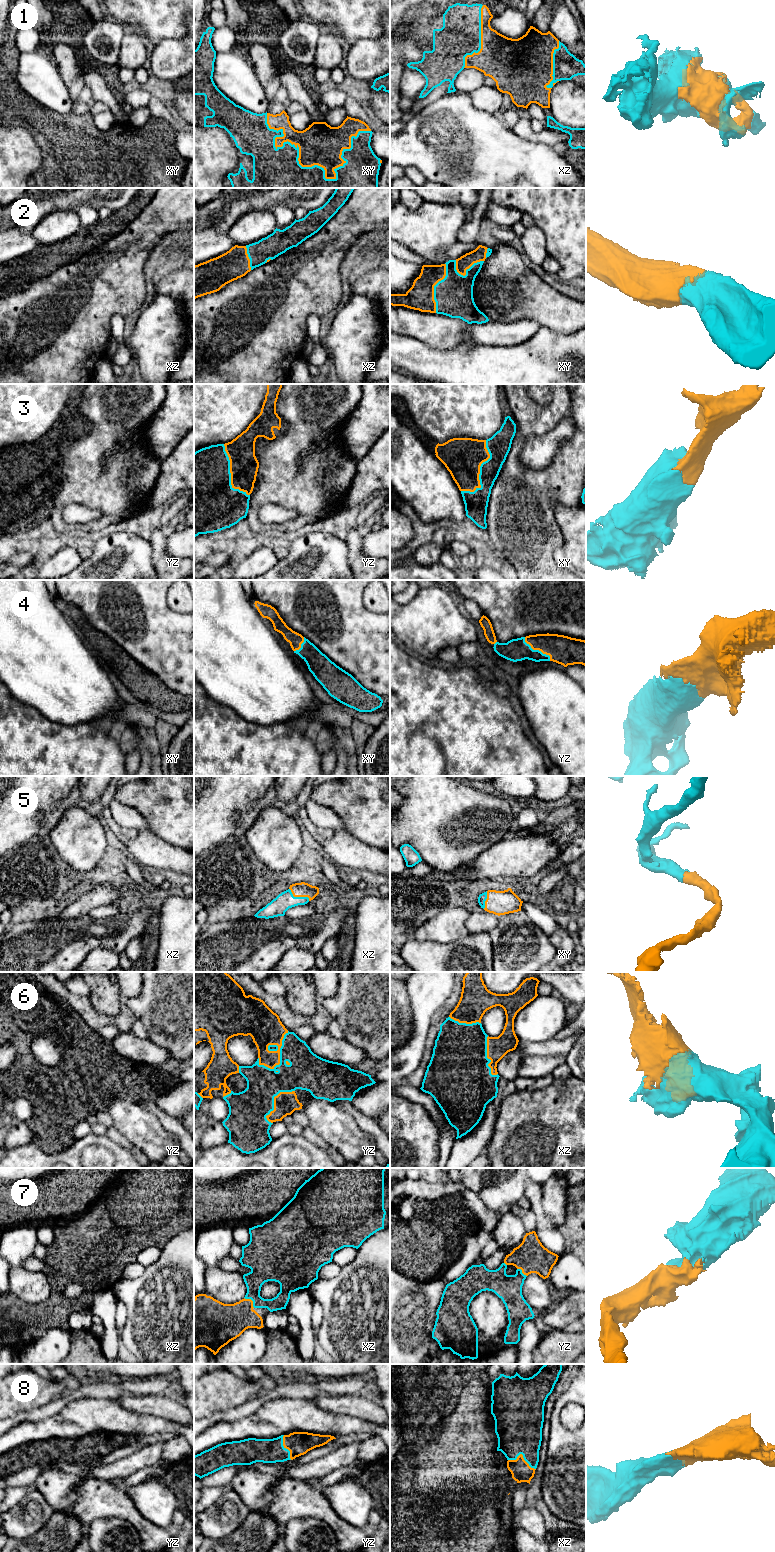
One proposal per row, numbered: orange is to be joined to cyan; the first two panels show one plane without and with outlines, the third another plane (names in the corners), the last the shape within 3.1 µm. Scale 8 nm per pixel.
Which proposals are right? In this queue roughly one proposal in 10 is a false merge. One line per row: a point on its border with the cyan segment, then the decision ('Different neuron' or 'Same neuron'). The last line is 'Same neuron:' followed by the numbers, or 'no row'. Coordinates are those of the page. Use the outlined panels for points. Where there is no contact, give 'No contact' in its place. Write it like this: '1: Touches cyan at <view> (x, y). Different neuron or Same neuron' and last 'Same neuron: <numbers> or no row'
1: Touches cyan at xy (310, 167). Same neuron
2: Touches cyan at xy (434, 287). Same neuron
3: Touches cyan at xy (480, 472). Same neuron
4: Touches cyan at yz (537, 650). Same neuron
5: Touches cyan at xz (298, 897). Same neuron
6: Touches cyan at yz (280, 1057). Same neuron
7: Touches cyan at xz (251, 1299). Same neuron
8: Touches cyan at xz (523, 1456). Same neuron
Same neuron: 1, 2, 3, 4, 5, 6, 7, 8

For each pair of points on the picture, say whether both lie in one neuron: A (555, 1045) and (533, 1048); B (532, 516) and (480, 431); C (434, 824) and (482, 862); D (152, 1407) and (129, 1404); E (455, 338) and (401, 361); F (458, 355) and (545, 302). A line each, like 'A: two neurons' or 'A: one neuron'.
A: one neuron
B: two neurons
C: two neurons
D: one neuron
E: two neurons
F: two neurons

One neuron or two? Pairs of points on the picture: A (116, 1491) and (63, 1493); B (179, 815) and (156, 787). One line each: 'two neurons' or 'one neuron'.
A: one neuron
B: one neuron

